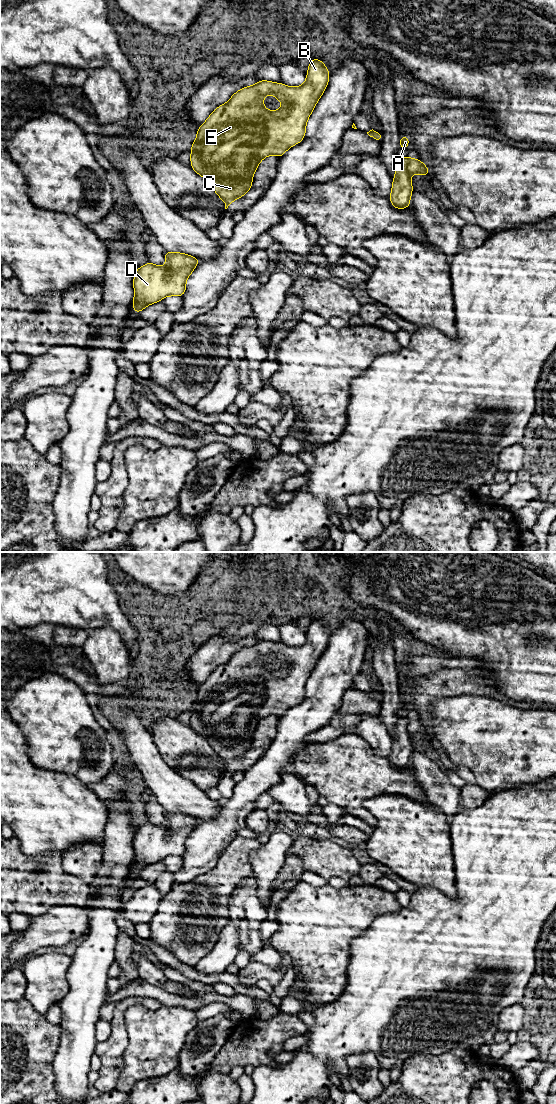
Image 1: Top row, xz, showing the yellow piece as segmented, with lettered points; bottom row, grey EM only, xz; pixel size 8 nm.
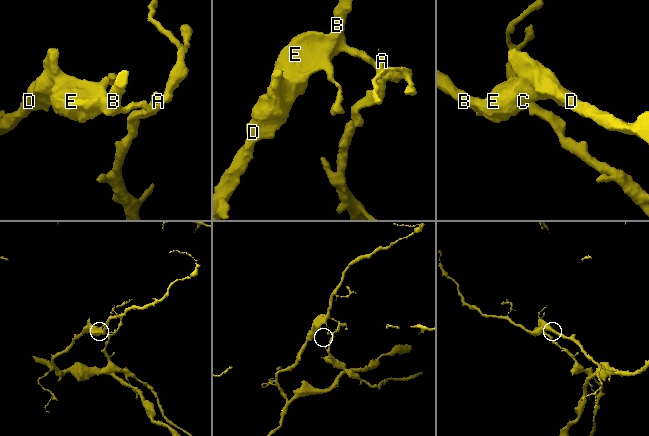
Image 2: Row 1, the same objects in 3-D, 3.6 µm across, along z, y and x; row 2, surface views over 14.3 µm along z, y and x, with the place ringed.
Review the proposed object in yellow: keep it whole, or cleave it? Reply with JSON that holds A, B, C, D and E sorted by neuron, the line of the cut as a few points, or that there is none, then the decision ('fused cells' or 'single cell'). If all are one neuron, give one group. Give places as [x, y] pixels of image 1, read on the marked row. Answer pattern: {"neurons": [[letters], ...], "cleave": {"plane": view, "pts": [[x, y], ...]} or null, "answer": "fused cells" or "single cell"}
{"neurons": [["A"], ["B", "C", "D", "E"]], "cleave": {"plane": "xz", "pts": [[411, 157], [408, 163], [409, 174]]}, "answer": "fused cells"}

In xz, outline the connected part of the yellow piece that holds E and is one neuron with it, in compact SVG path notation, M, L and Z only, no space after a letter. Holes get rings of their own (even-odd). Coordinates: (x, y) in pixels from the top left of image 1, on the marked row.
M312 58L303 85L289 87L280 82L260 80L256 84L244 87L234 93L228 102L217 107L198 128L196 140L192 143L190 150L191 167L209 182L219 198L224 201L225 209L252 188L253 175L265 157L275 155L280 158L290 147L303 141L306 123L318 100L323 95L329 77L330 72L326 65L318 58ZM269 94L275 96L282 103L281 109L270 111L264 107L263 98Z

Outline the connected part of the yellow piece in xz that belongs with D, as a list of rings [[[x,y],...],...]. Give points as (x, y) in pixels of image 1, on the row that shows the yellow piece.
[[[164,252],[165,267],[147,262],[135,271],[133,286],[133,312],[140,313],[146,306],[167,296],[182,297],[186,280],[195,270],[200,259],[180,252]]]

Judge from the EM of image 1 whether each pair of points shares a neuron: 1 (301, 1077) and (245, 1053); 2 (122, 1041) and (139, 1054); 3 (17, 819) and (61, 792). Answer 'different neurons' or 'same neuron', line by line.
1: different neurons
2: different neurons
3: same neuron

